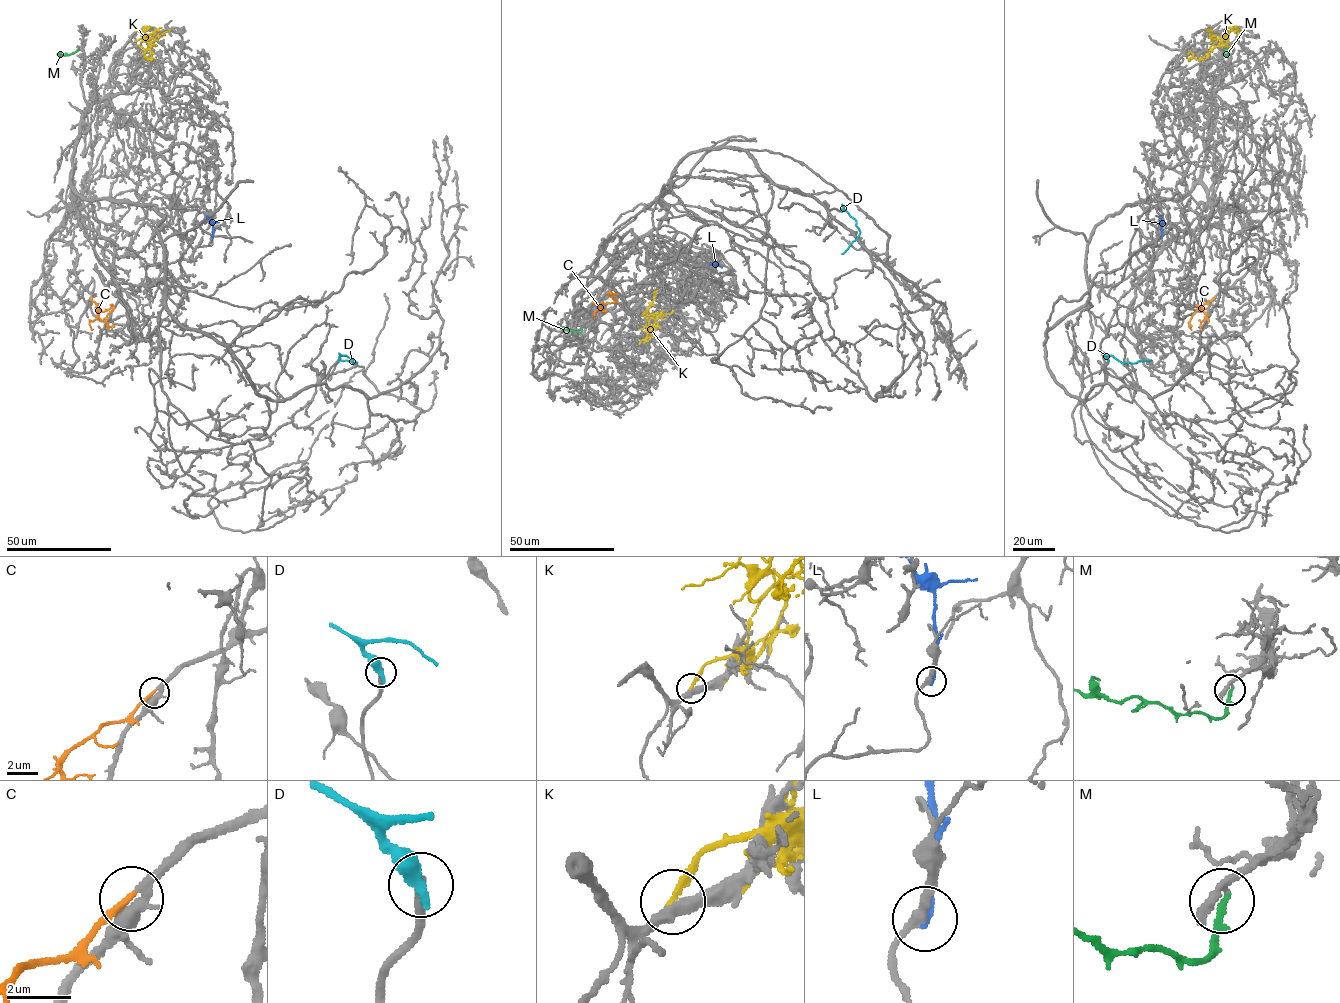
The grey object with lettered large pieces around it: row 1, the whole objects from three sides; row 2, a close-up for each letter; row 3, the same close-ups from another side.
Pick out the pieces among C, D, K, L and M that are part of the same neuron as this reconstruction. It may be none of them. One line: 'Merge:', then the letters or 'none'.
Merge: C

